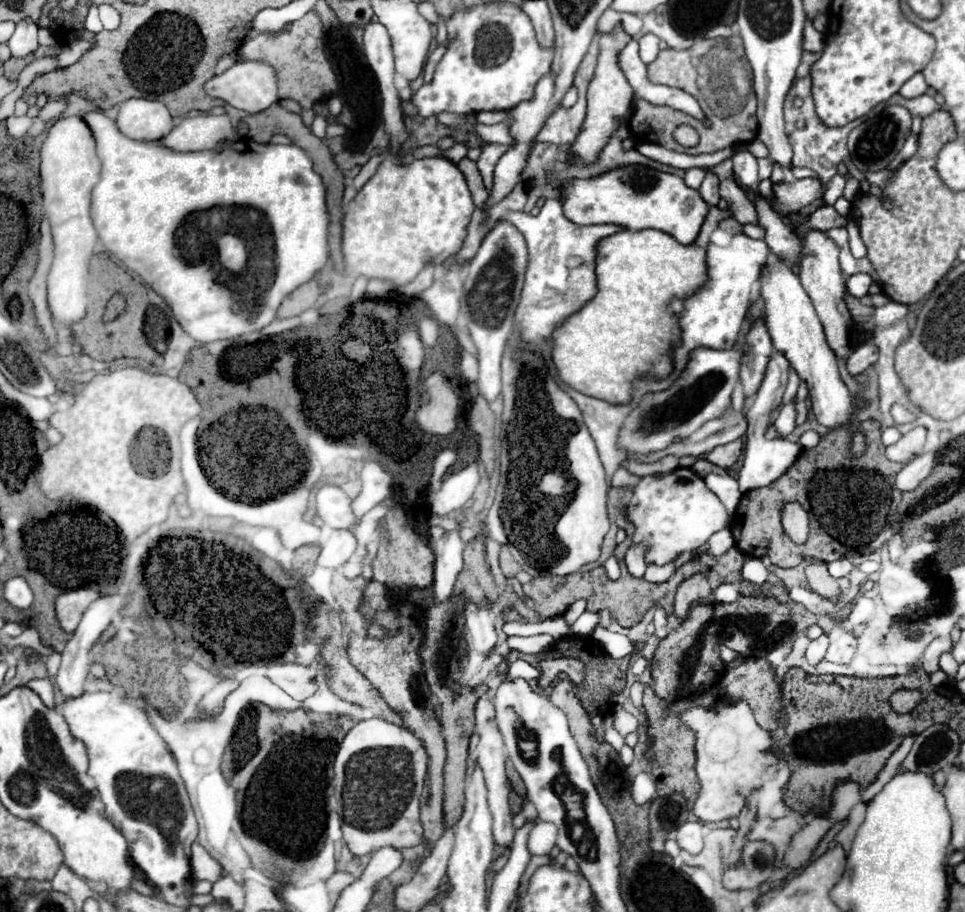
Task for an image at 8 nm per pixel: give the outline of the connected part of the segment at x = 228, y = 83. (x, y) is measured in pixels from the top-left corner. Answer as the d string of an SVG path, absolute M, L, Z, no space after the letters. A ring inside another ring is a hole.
M241 61L241 63L235 63L223 75L215 75L211 81L207 81L205 91L207 91L207 95L219 97L227 105L243 109L247 113L265 111L267 107L271 107L273 103L279 101L275 69L271 65L267 65L267 63L261 63L261 61Z

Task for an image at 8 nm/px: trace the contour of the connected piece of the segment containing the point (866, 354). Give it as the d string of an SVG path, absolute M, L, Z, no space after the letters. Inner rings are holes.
M861 345L861 347L857 347L849 355L849 359L847 359L847 371L849 371L849 375L857 377L859 373L863 373L875 361L877 361L877 349L873 345Z

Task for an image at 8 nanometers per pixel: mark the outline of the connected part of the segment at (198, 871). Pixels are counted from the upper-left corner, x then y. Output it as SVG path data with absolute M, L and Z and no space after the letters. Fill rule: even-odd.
M195 843L191 849L191 867L193 867L193 879L207 879L215 883L223 877L221 865L199 845Z

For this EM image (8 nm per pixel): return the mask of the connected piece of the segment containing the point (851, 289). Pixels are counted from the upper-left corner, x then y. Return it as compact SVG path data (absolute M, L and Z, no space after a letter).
M857 273L857 275L851 275L847 281L845 281L845 287L847 287L847 293L853 295L853 297L863 297L867 295L867 289L871 285L871 277L865 275L865 273Z

